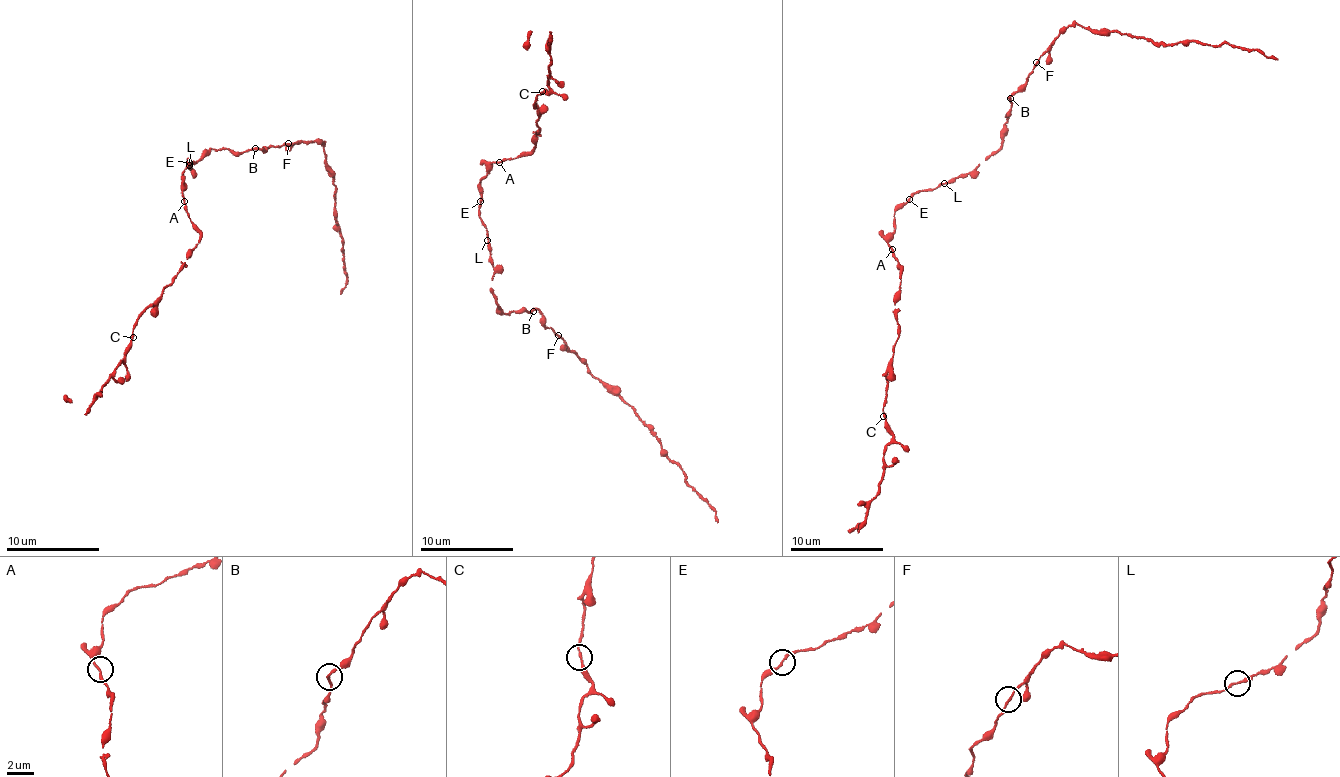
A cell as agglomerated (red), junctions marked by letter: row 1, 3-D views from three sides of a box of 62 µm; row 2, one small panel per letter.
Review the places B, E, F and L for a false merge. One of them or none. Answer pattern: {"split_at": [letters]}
{"split_at": []}

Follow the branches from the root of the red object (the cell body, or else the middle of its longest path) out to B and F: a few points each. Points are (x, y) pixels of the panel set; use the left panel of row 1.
B: (191, 165), (188, 169), (192, 167), (189, 162), (196, 162), (214, 149), (241, 154), (255, 148)
F: (191, 165), (188, 169), (192, 167), (189, 162), (196, 162), (214, 149), (241, 154), (288, 143)

